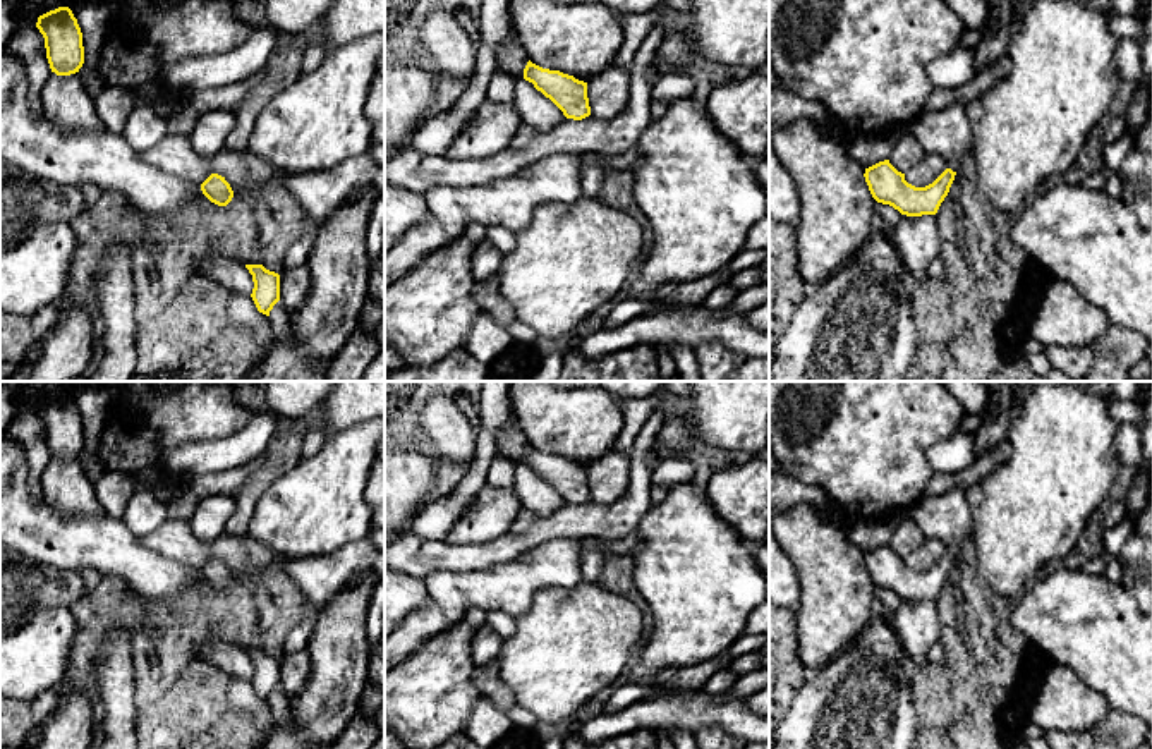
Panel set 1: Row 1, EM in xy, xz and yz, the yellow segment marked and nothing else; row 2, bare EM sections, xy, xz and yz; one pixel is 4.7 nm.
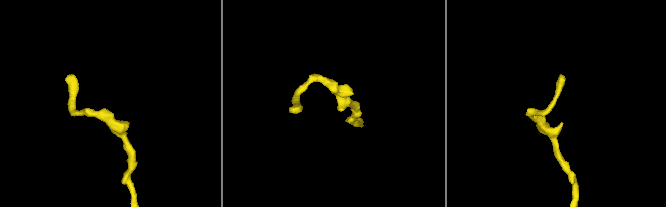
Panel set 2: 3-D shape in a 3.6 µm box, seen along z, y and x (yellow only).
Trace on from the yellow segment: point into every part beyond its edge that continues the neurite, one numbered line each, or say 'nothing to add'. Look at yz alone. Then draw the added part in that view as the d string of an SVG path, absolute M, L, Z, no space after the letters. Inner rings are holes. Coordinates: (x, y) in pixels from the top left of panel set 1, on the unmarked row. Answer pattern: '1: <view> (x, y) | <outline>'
1: yz (946, 517) | M960 488L939 496L920 498L910 508L910 515L919 522L925 538L941 539L953 557L972 534L973 519L967 491Z

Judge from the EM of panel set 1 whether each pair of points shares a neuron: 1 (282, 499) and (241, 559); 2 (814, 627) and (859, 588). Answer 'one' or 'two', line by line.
1: two
2: one

